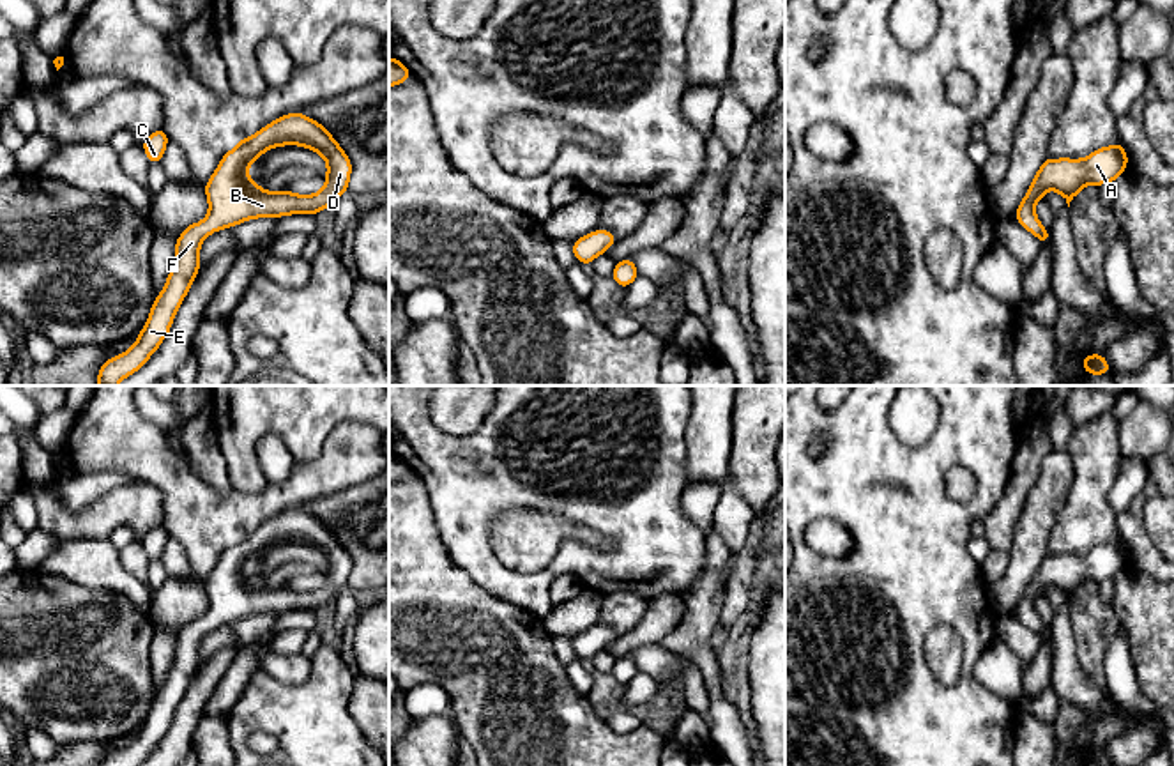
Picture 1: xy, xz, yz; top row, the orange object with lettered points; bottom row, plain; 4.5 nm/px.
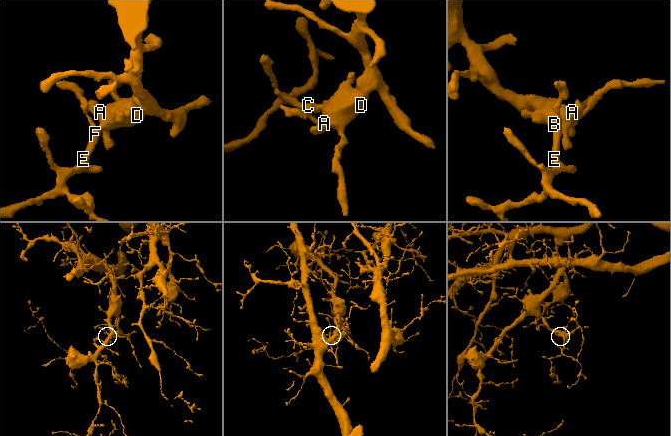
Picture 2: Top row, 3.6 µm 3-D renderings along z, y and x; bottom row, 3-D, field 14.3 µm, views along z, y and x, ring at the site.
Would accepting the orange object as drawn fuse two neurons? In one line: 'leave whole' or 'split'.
leave whole

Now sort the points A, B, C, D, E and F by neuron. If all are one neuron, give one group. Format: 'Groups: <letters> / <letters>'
Groups: A B C D E F

